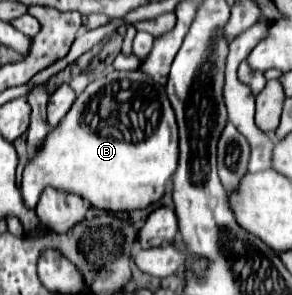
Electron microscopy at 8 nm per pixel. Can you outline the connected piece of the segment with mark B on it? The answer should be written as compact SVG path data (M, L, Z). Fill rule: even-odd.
M111 71L105 77L95 79L75 99L67 117L63 117L57 129L51 129L41 141L39 149L29 157L21 193L27 207L35 207L43 189L55 187L65 193L75 193L87 199L95 209L103 211L135 211L145 209L165 193L165 183L177 167L177 123L165 87L155 83L143 71Z

